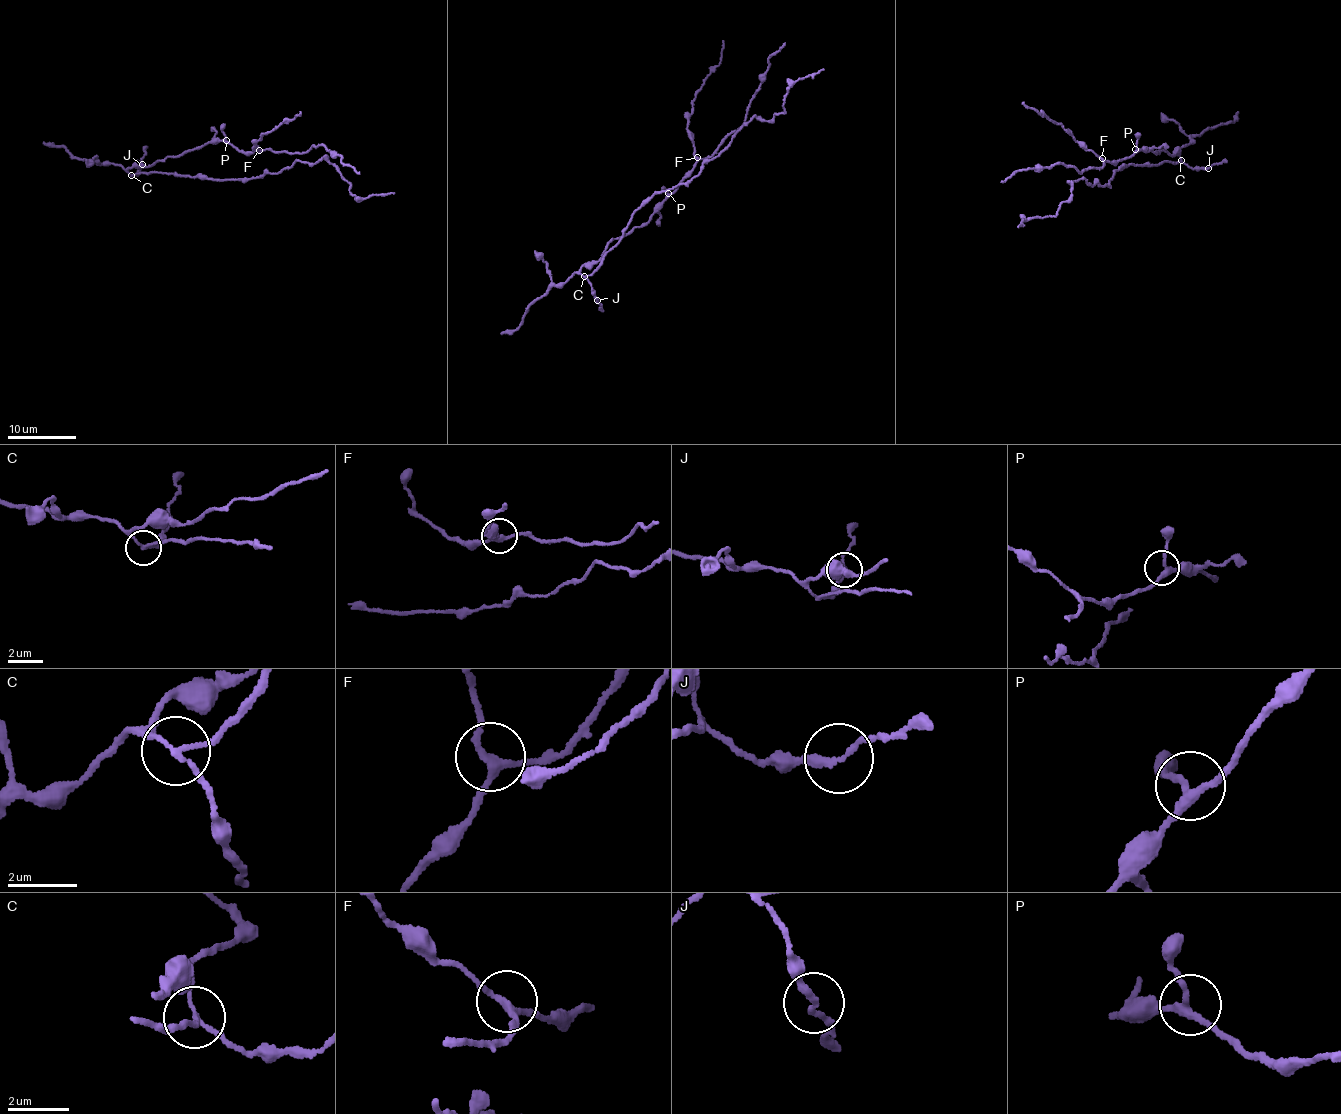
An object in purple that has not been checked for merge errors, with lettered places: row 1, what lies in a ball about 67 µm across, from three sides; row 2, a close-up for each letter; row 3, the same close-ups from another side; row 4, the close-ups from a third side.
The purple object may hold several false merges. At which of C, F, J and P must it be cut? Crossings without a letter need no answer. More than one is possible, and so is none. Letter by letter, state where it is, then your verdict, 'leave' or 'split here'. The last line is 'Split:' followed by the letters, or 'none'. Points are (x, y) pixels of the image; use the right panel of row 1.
C: (1181, 160) | split here
F: (1102, 158) | leave
J: (1208, 168) | leave
P: (1135, 149) | leave
Split: C

